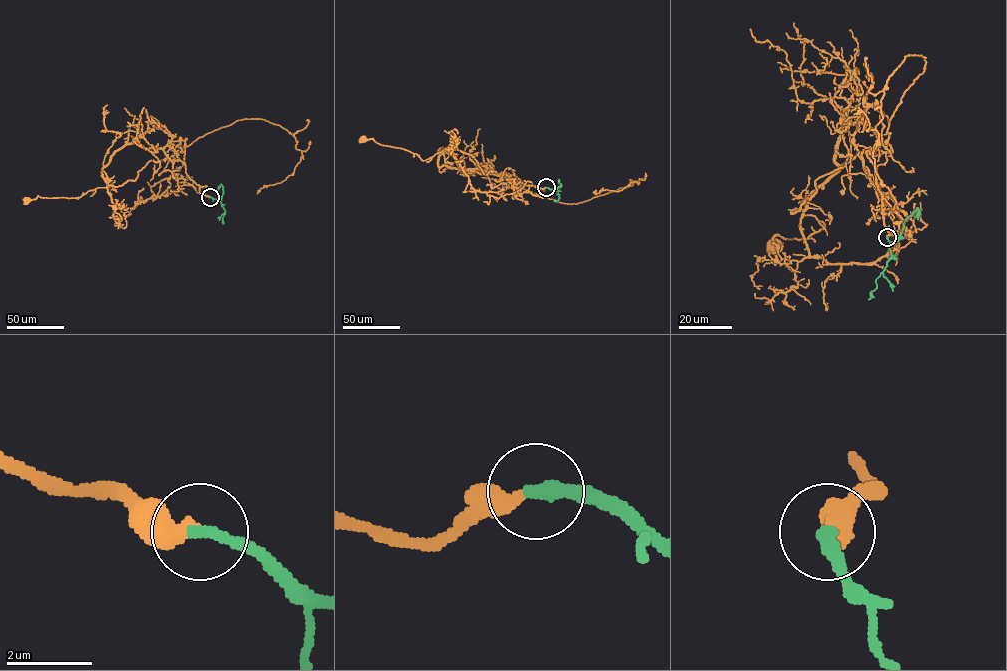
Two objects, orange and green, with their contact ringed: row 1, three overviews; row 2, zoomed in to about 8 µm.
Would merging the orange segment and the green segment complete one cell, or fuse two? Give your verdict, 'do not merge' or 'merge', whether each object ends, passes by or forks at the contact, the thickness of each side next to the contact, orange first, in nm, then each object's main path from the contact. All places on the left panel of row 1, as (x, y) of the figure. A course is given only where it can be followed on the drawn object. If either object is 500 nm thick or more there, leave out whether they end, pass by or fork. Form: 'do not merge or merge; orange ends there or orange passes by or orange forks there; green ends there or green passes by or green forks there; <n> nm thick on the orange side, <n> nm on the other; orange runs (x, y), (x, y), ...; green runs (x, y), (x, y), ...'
merge; orange ends there; green ends there; 360 nm thick on the orange side, 300 nm on the other; orange runs (210, 196), (199, 193), (185, 164), (173, 159), (149, 161), (134, 180), (79, 197), (27, 200); green runs (210, 197), (220, 202), (225, 212), (223, 223)

